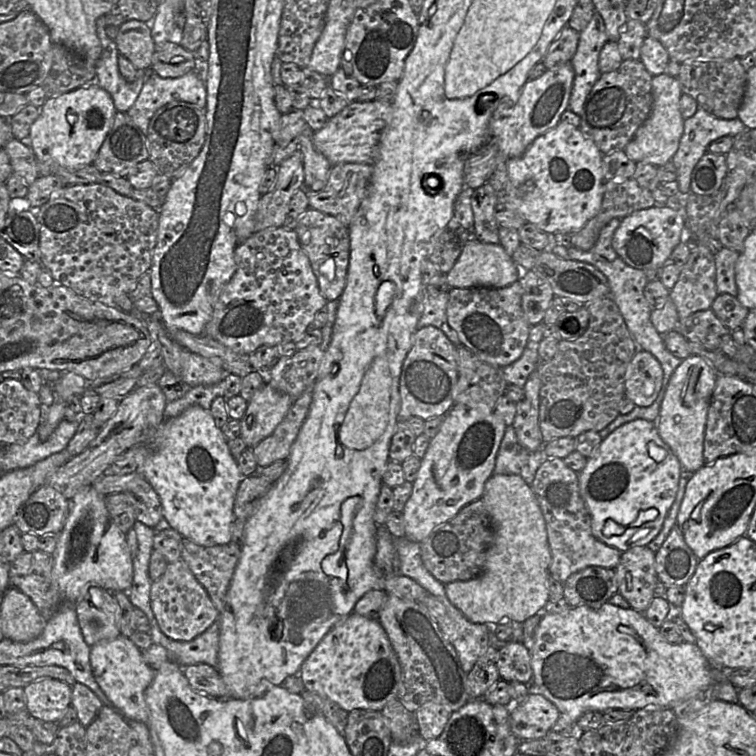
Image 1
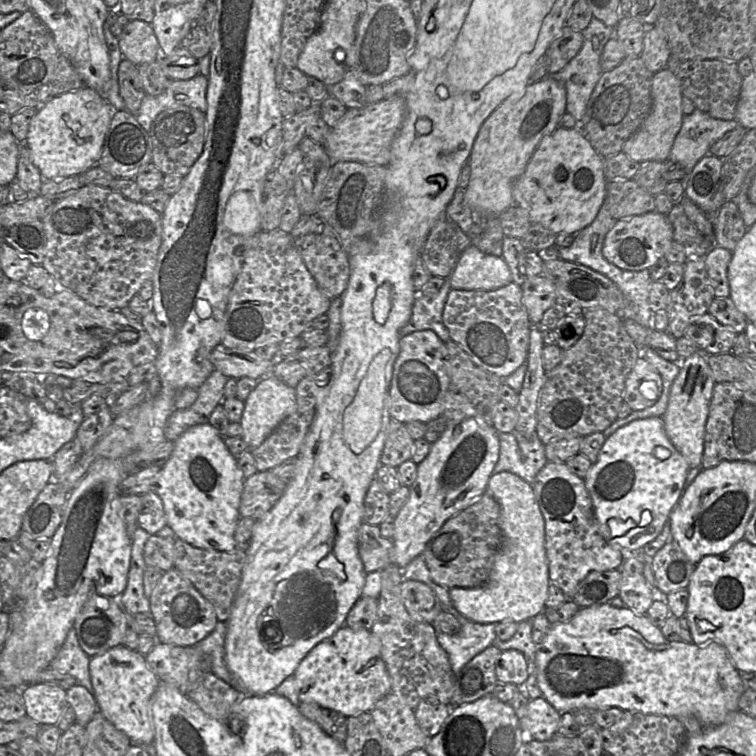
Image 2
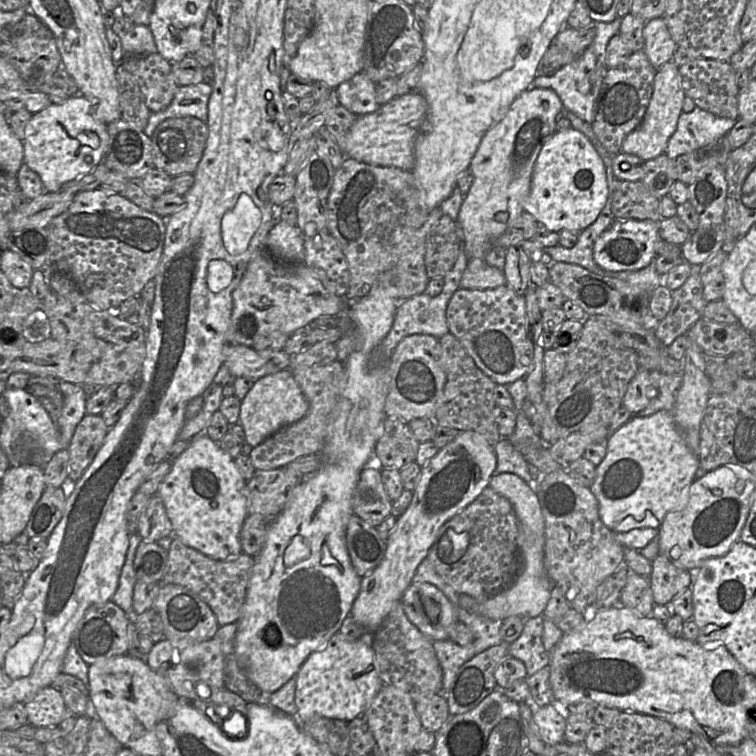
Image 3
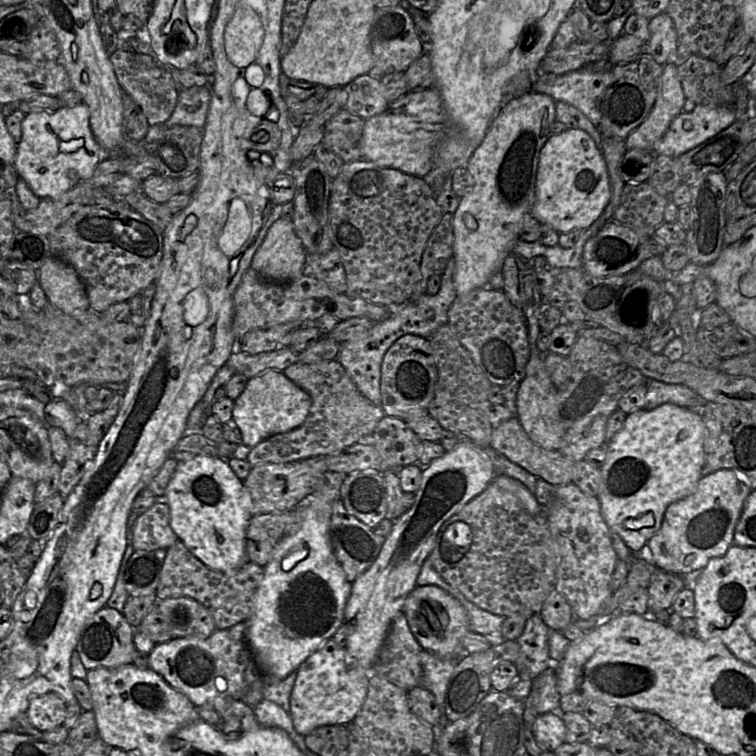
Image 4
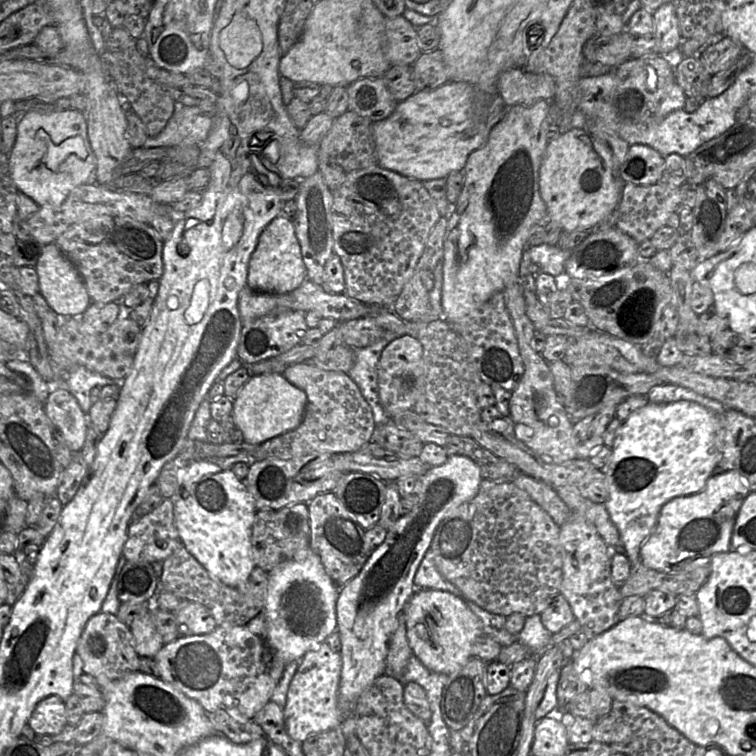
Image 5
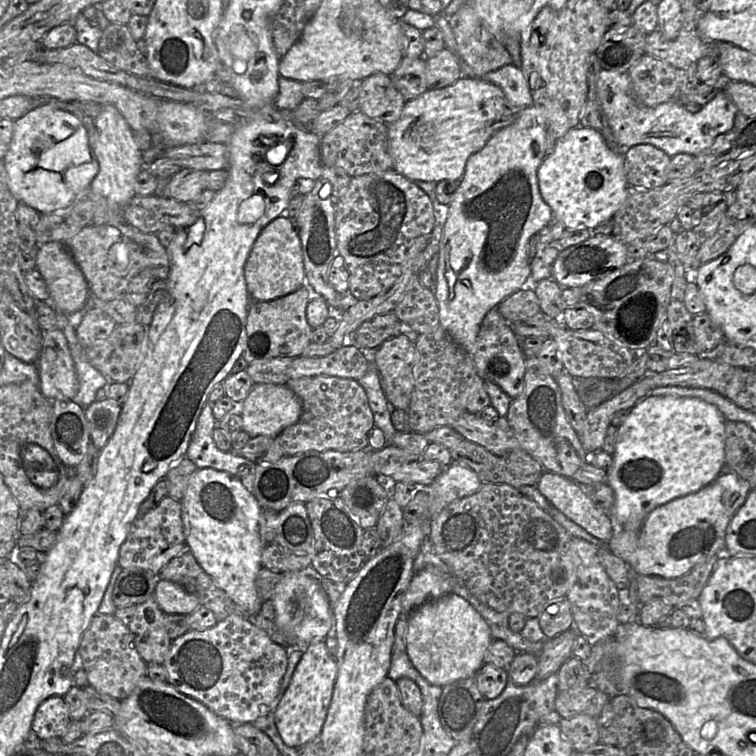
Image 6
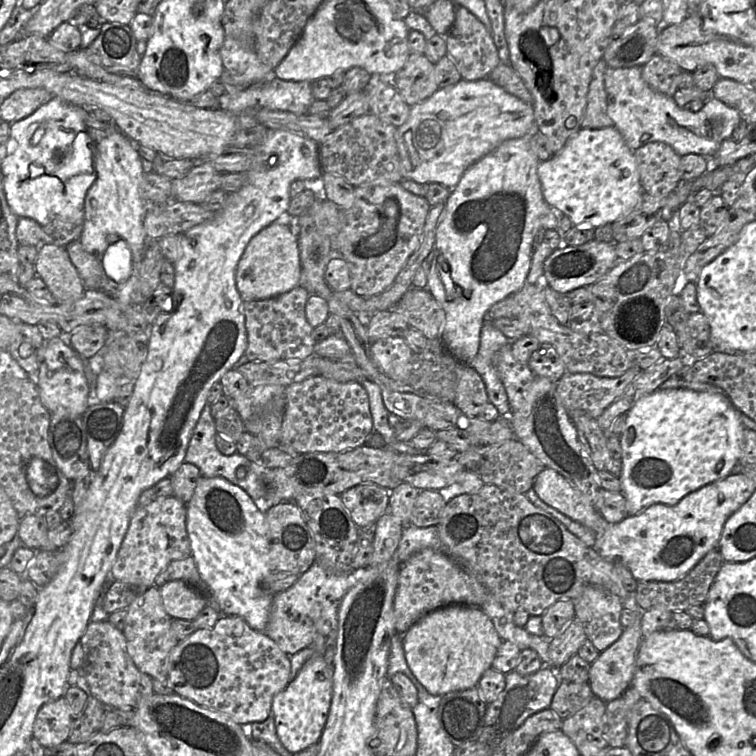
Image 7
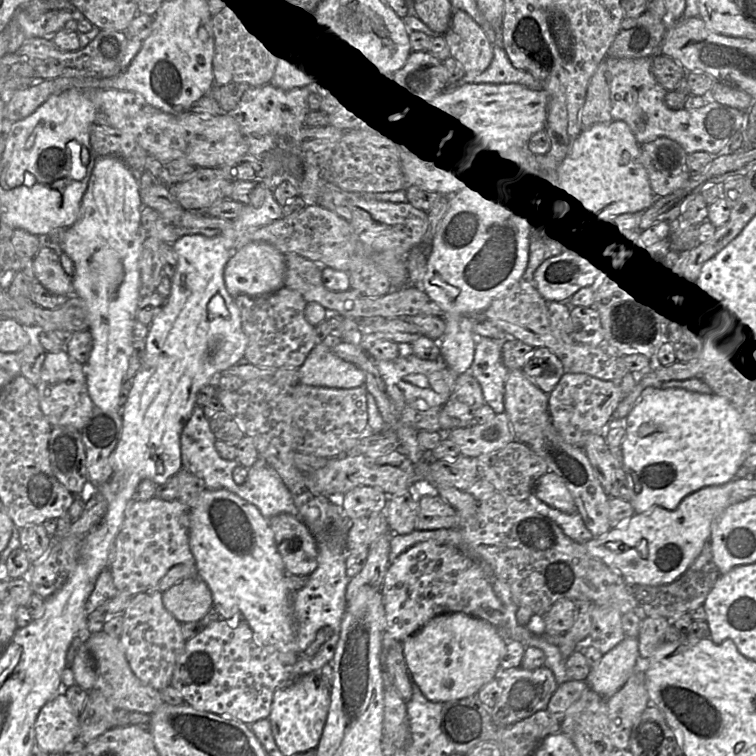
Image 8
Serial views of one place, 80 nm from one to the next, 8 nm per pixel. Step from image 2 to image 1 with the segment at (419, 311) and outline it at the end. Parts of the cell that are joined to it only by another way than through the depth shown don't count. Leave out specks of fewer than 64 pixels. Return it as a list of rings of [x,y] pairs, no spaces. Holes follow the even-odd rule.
[[[449,291],[443,292],[437,297],[426,296],[424,293],[423,311],[417,323],[417,329],[425,326],[434,326],[440,329],[455,345],[463,346],[457,333],[450,327],[447,321],[446,308],[449,301]]]

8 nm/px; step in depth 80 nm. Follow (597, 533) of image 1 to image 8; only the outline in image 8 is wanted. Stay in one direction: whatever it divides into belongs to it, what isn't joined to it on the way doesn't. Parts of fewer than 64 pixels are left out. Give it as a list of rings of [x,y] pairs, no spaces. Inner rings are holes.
[[[646,388],[626,417],[626,434],[621,444],[628,487],[632,489],[635,513],[660,506],[675,510],[693,492],[720,485],[734,478],[743,464],[753,435],[745,426],[740,409],[727,397],[716,392],[698,392],[685,388]]]

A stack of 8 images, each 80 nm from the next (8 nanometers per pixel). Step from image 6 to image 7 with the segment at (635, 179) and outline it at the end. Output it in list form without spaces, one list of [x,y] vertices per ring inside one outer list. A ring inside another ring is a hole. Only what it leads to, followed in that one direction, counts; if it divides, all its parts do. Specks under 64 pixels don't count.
[[[651,142],[633,151],[643,193],[668,196],[681,181],[680,159],[662,142]]]

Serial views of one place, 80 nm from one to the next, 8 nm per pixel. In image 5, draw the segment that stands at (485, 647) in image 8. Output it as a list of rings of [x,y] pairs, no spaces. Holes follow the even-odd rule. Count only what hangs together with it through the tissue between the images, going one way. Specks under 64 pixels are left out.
[[[416,589],[405,608],[407,638],[415,655],[428,669],[451,675],[472,657],[475,640],[483,634],[483,624],[460,597],[442,590]]]

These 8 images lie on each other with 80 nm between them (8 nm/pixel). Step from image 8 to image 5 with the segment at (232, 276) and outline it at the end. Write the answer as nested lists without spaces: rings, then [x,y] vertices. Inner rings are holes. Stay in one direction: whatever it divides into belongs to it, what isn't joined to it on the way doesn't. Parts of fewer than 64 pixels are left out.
[[[277,216],[261,233],[257,247],[251,255],[247,284],[257,292],[284,294],[297,289],[306,279],[306,267],[293,221]]]

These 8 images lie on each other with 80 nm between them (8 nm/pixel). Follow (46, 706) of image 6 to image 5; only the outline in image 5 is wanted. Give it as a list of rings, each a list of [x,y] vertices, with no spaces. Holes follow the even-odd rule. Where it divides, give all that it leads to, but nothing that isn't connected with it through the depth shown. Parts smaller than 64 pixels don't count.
[[[55,695],[41,700],[29,720],[29,725],[37,735],[57,735],[67,724],[65,701]]]

